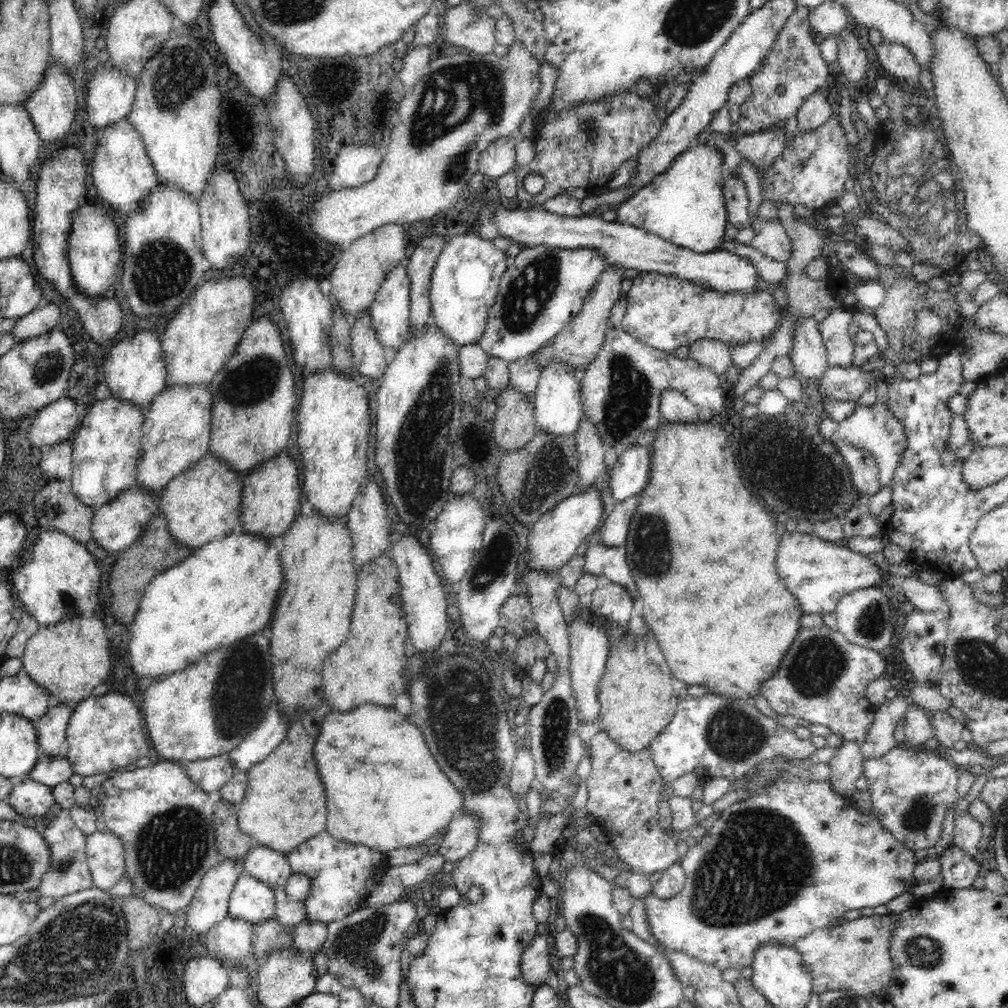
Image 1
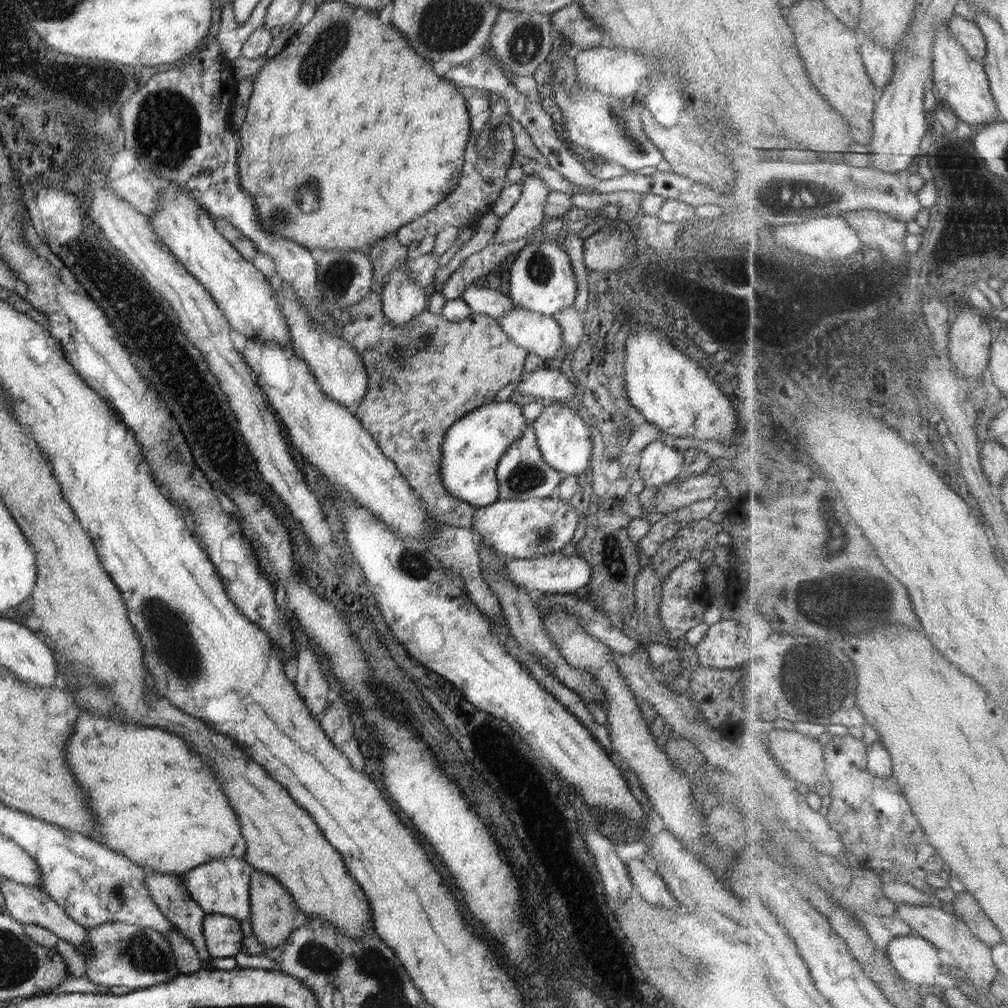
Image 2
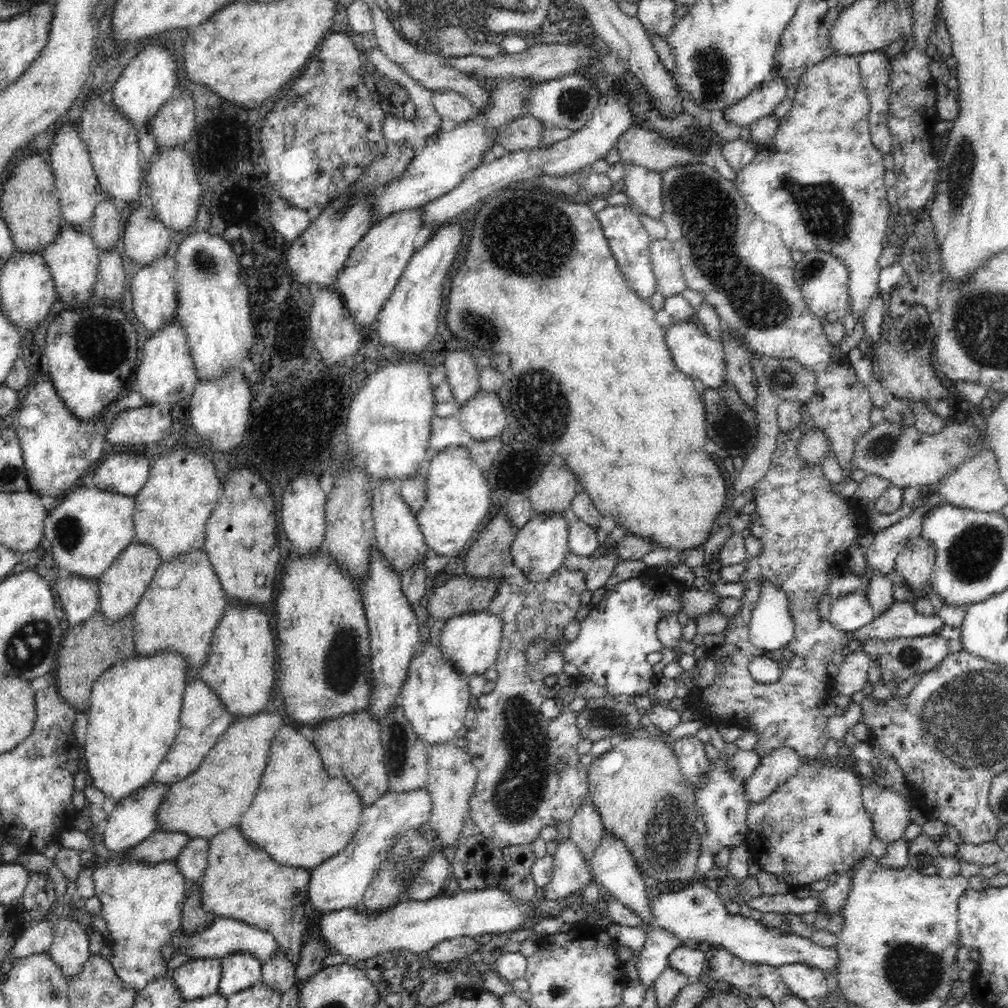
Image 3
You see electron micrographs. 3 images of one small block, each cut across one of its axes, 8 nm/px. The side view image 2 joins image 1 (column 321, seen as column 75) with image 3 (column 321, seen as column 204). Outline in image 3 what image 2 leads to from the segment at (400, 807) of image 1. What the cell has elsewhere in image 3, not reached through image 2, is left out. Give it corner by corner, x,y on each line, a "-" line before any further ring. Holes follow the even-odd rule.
284,725
271,742
270,756
267,758
256,798
237,827
245,838
260,847
278,864
311,870
331,856
336,856
350,842
357,831
364,805
356,789
345,778
326,776
315,744
298,730

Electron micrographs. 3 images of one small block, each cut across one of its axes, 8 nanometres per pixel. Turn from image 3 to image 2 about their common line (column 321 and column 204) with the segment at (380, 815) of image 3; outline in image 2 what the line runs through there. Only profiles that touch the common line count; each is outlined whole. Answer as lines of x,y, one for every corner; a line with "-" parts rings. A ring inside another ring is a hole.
224,856
184,873
184,886
190,898
197,902
205,913
230,916
242,921
250,916
249,882
252,871
253,866
246,859

